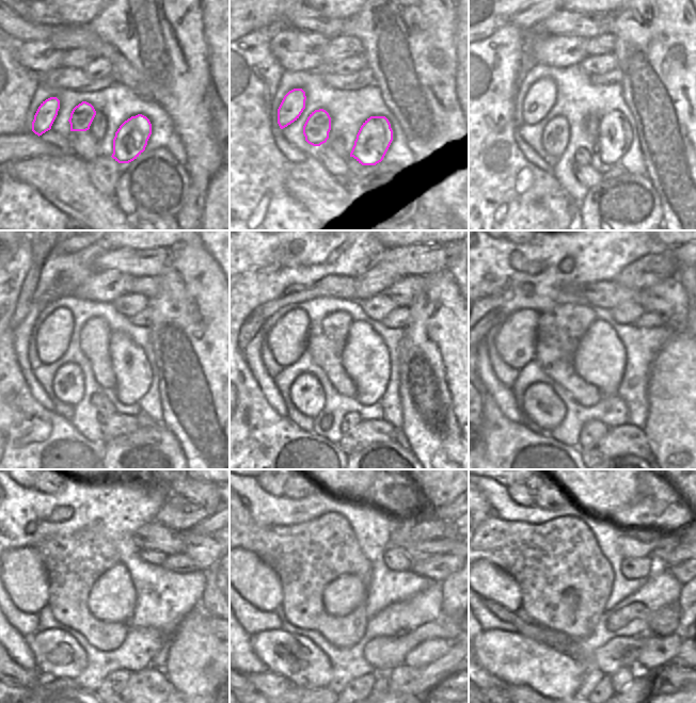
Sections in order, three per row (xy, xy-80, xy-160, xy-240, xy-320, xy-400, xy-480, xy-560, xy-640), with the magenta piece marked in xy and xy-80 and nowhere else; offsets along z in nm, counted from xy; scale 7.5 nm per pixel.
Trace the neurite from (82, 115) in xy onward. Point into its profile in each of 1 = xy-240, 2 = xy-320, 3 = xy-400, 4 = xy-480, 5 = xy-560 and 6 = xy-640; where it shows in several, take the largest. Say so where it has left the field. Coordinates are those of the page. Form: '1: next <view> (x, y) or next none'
1: next xy-240 (68, 387)
2: next xy-320 (306, 394)
3: next xy-400 (540, 403)
4: next xy-480 (51, 648)
5: next xy-560 (286, 654)
6: next xy-640 (515, 659)

